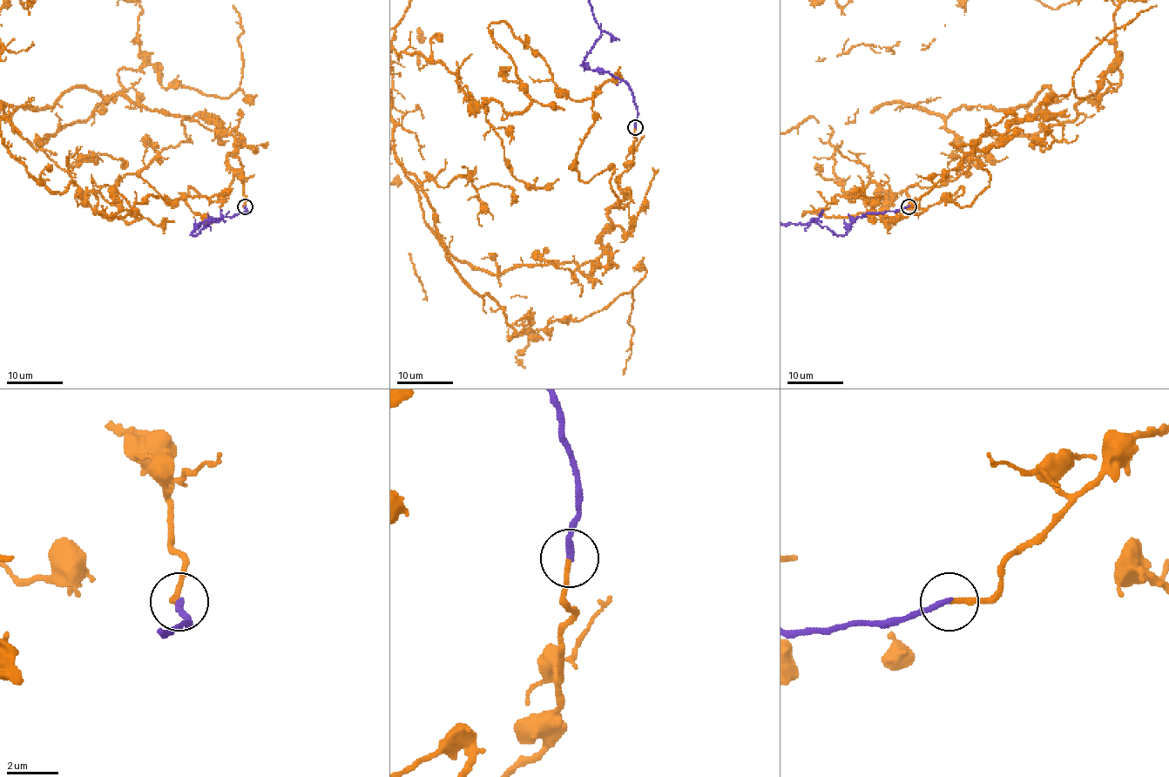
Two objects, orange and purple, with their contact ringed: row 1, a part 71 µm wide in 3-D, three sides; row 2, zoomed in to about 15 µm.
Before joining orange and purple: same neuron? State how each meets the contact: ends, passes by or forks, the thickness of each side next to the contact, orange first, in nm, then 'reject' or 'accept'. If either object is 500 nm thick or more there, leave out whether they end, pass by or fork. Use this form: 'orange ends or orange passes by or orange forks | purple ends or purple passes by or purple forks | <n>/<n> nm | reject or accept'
orange ends | purple ends | 190/240 nm | accept

